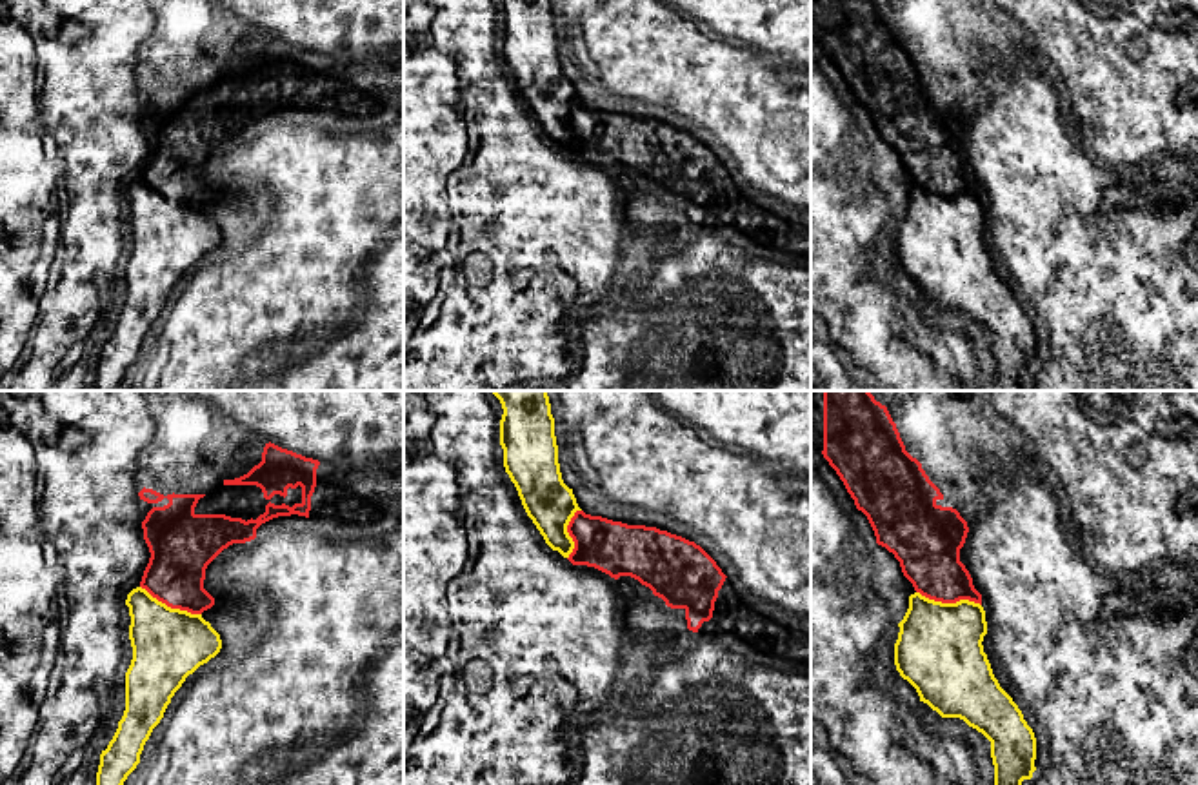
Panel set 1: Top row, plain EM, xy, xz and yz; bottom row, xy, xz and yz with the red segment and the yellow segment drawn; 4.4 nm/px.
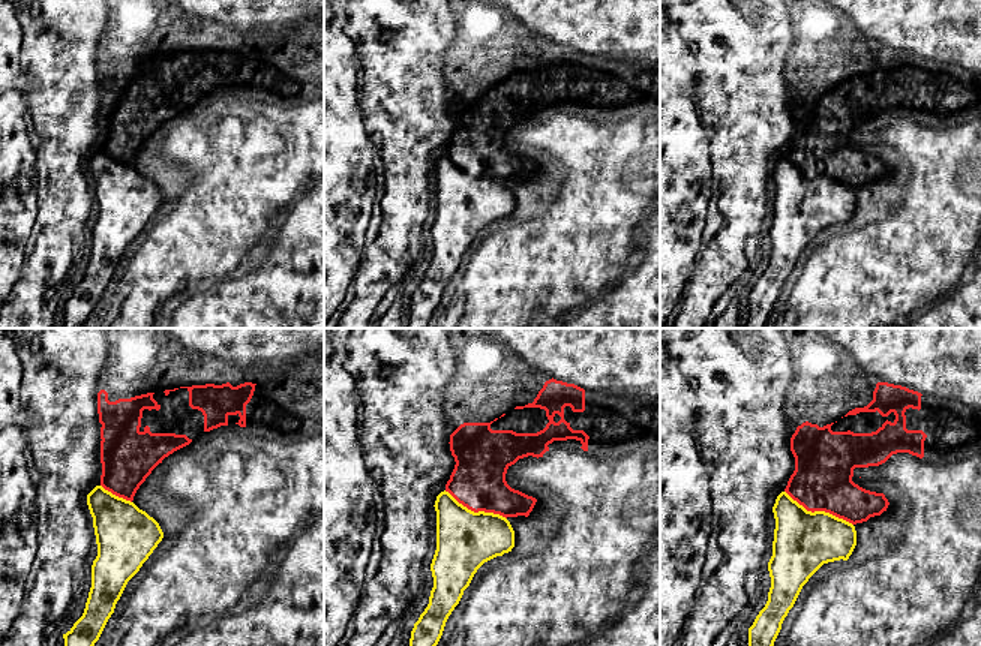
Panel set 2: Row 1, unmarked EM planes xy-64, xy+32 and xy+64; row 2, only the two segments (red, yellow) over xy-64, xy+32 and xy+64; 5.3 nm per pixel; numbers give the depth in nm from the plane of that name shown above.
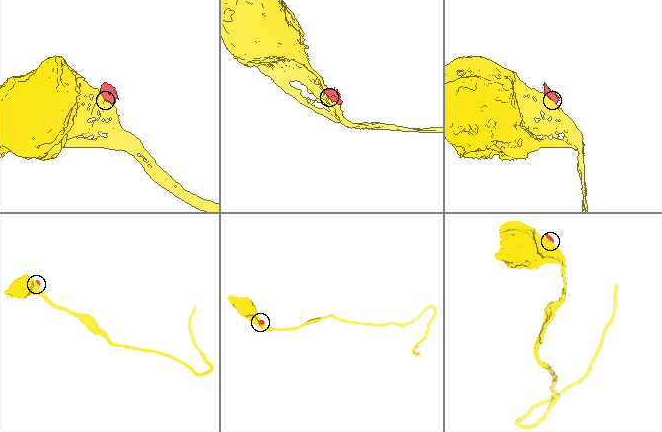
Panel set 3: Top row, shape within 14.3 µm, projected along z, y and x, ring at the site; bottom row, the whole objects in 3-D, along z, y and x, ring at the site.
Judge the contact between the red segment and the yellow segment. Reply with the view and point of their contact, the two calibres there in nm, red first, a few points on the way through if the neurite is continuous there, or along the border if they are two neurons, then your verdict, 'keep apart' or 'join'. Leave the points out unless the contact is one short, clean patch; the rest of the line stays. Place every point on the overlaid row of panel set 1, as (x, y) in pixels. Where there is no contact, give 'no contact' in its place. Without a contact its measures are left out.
yz (949, 602) | 280/380 nm | keep apart

